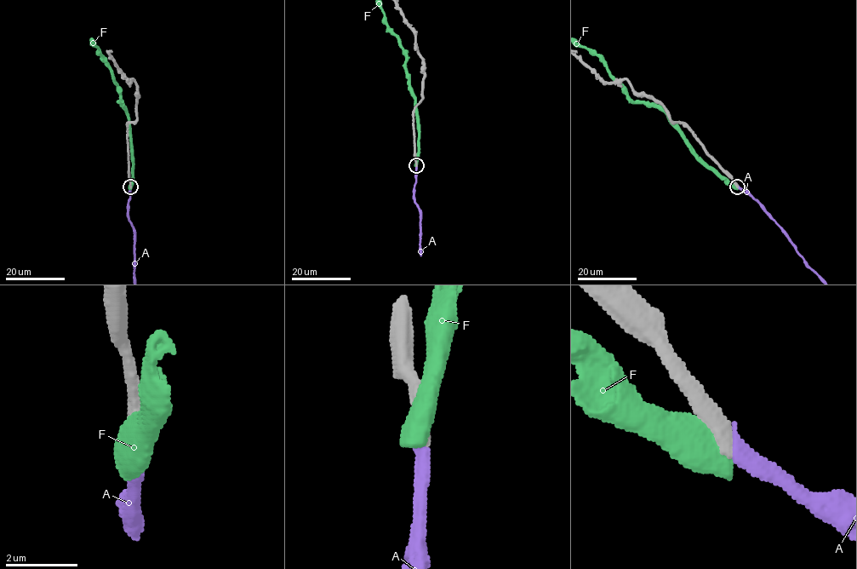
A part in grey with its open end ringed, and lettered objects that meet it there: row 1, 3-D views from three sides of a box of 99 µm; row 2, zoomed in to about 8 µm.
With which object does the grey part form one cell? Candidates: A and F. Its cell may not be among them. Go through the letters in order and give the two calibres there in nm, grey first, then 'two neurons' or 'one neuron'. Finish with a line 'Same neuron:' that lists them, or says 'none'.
A: 440/400 nm | one neuron
F: 500/750 nm | two neurons
Same neuron: A

